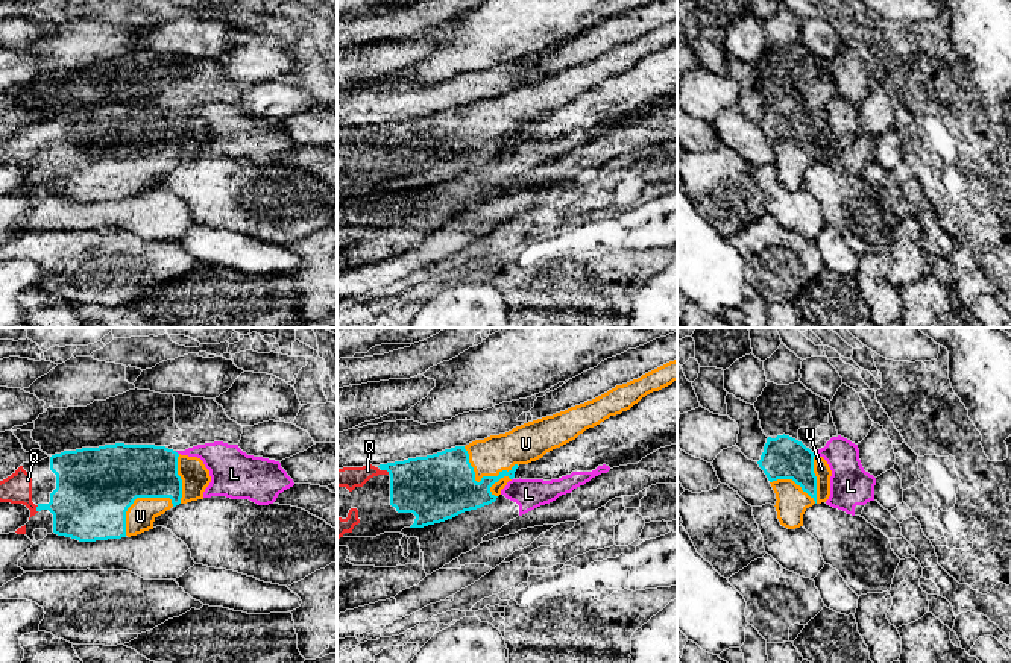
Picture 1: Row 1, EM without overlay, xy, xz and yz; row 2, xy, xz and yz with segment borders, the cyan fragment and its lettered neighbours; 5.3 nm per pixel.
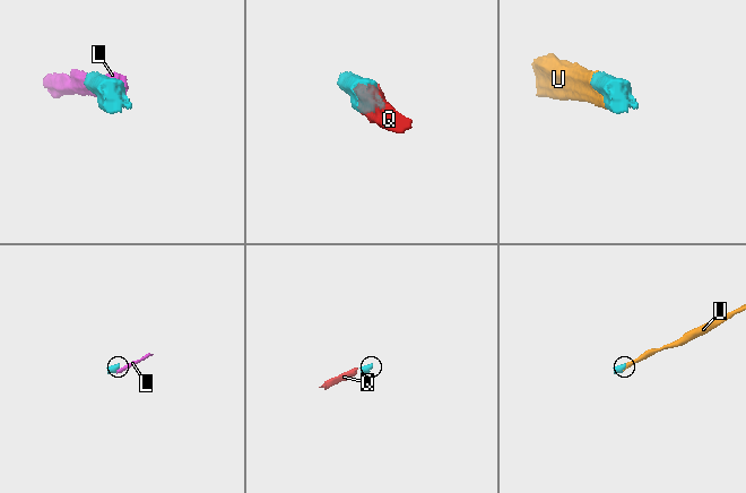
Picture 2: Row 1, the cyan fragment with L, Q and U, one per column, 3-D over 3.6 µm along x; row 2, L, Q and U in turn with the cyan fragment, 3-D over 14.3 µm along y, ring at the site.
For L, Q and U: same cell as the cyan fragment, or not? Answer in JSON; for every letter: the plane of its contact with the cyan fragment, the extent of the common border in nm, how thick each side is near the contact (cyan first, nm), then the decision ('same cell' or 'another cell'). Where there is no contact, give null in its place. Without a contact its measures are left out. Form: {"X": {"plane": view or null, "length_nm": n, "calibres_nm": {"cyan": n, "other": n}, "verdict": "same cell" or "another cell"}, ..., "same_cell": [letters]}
{"L": {"plane": "xy", "length_nm": 30, "calibres_nm": {"cyan": 280, "other": 180}, "verdict": "another cell"}, "Q": {"plane": "xz", "length_nm": 50, "calibres_nm": {"cyan": 320, "other": 110}, "verdict": "same cell"}, "U": {"plane": "yz", "length_nm": 300, "calibres_nm": {"cyan": 220, "other": 90}, "verdict": "same cell"}, "same_cell": ["Q", "U"]}

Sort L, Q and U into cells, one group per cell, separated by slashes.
L / Q U

